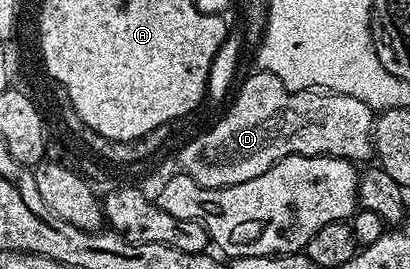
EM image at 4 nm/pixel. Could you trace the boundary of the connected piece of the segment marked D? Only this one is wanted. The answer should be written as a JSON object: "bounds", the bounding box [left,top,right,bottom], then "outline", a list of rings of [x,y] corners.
{"bounds":[178,71,375,189],"outline":[[[265,71],[251,72],[245,81],[237,86],[238,94],[234,97],[234,102],[226,109],[226,114],[211,127],[207,133],[199,135],[195,141],[190,141],[178,153],[178,166],[181,172],[187,173],[192,179],[196,179],[196,183],[200,183],[200,187],[205,189],[219,189],[220,187],[228,187],[236,183],[248,183],[248,179],[256,179],[256,175],[264,175],[264,171],[268,171],[277,161],[290,157],[294,153],[301,157],[344,157],[348,161],[361,163],[375,156],[374,151],[374,118],[375,110],[370,108],[368,103],[360,103],[360,99],[352,99],[352,95],[344,95],[343,93],[332,93],[329,91],[291,91],[284,87],[284,83],[276,75]]]}

